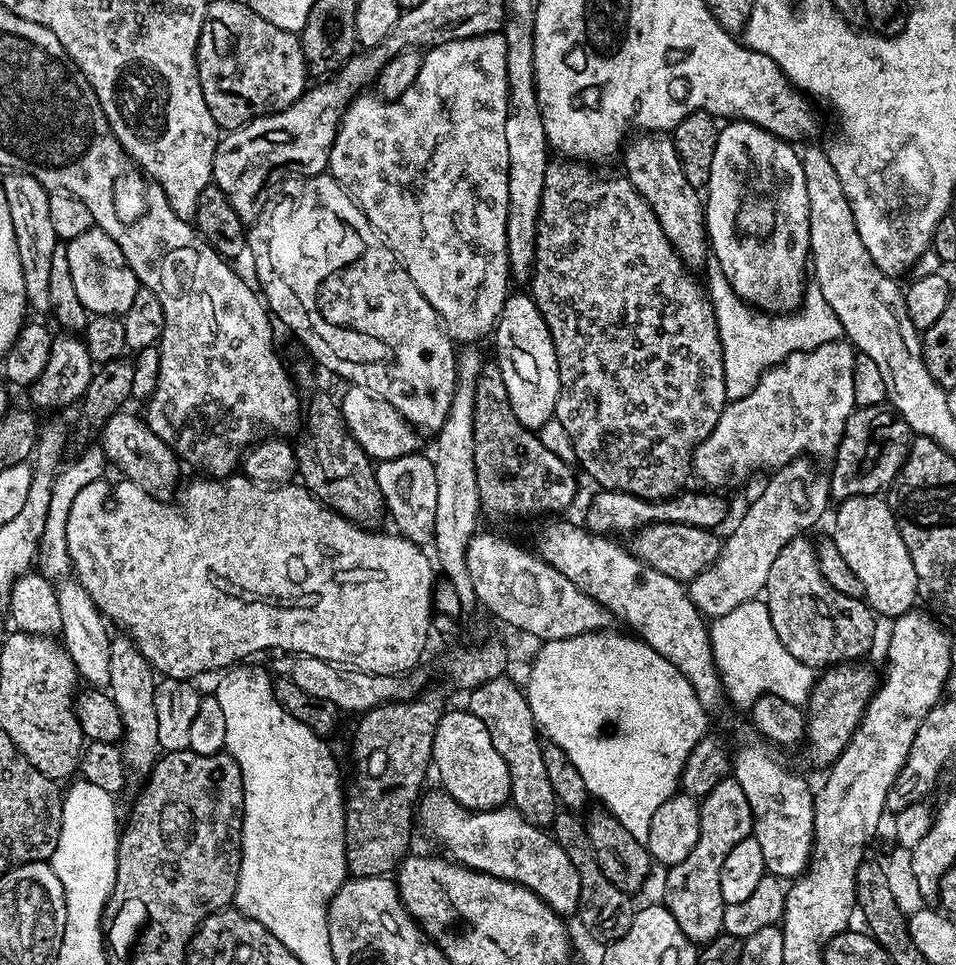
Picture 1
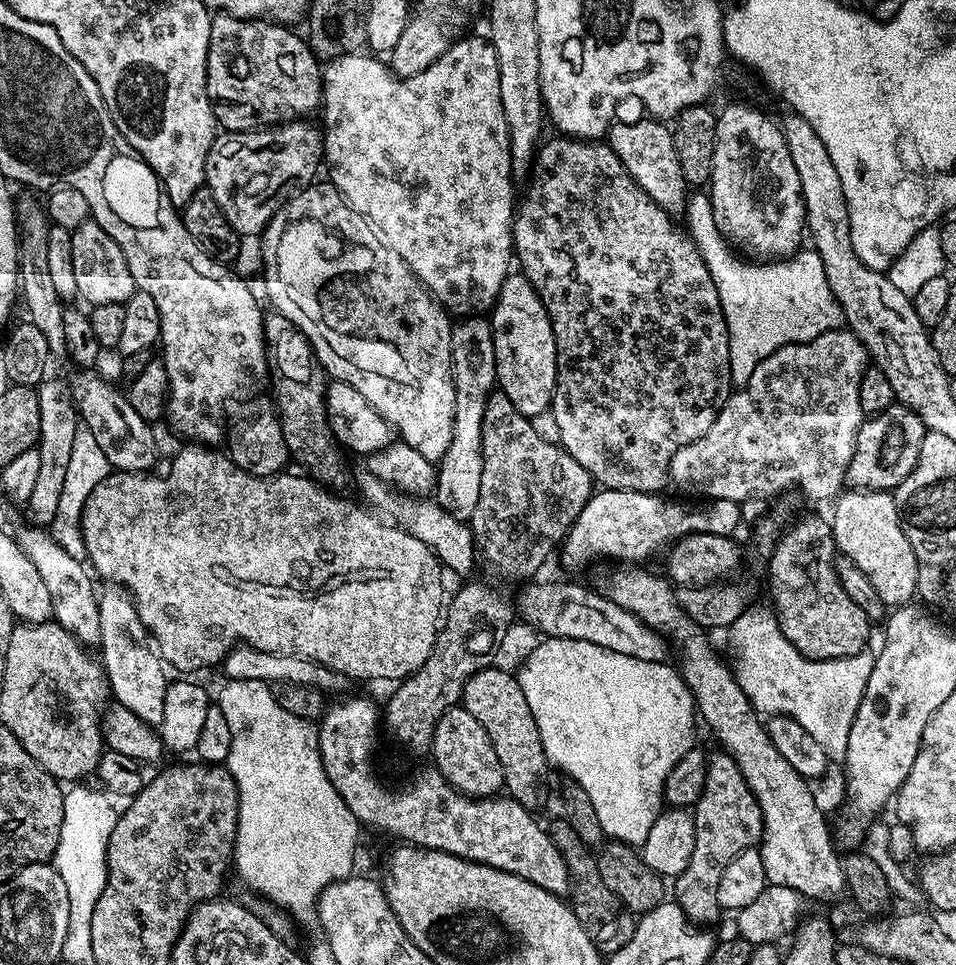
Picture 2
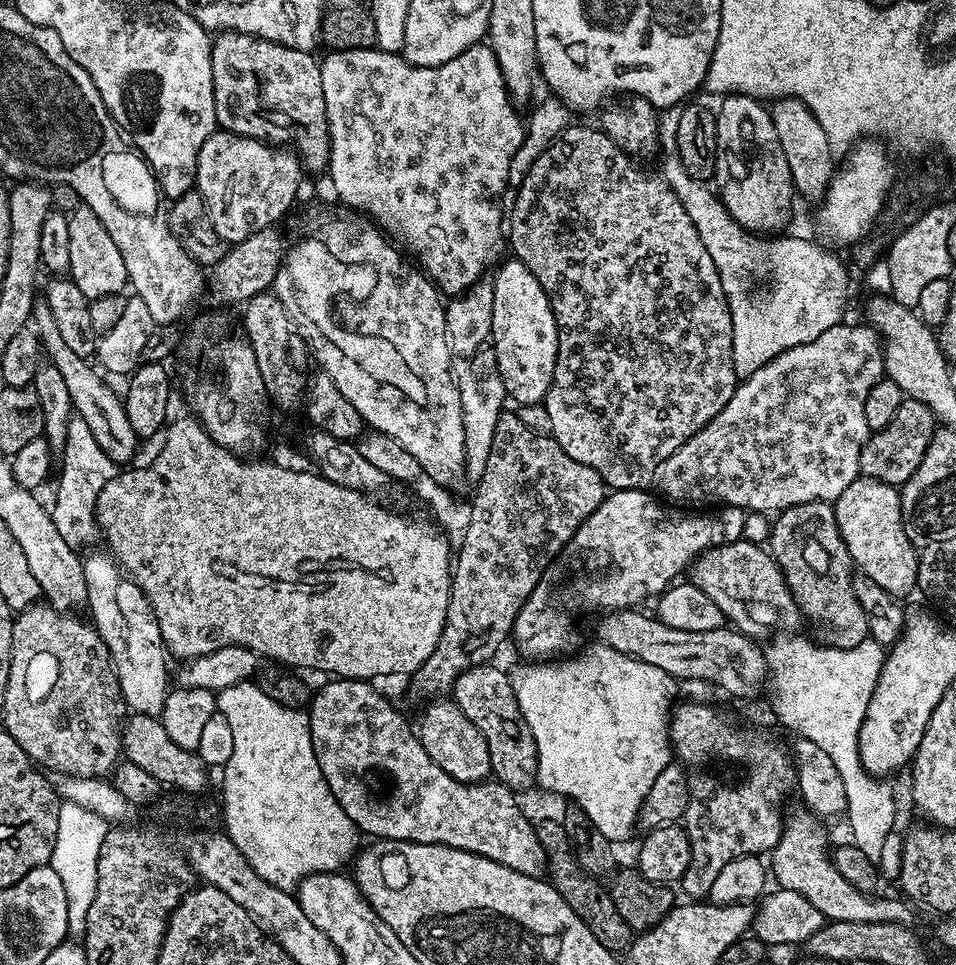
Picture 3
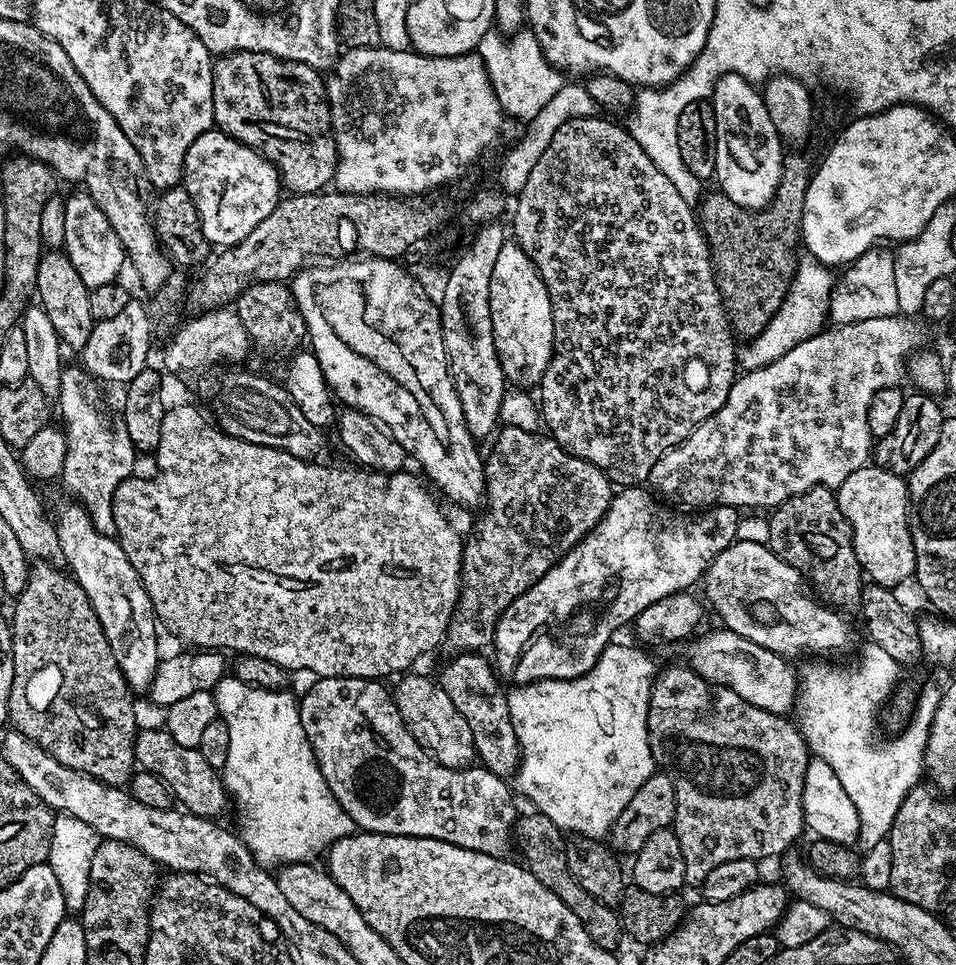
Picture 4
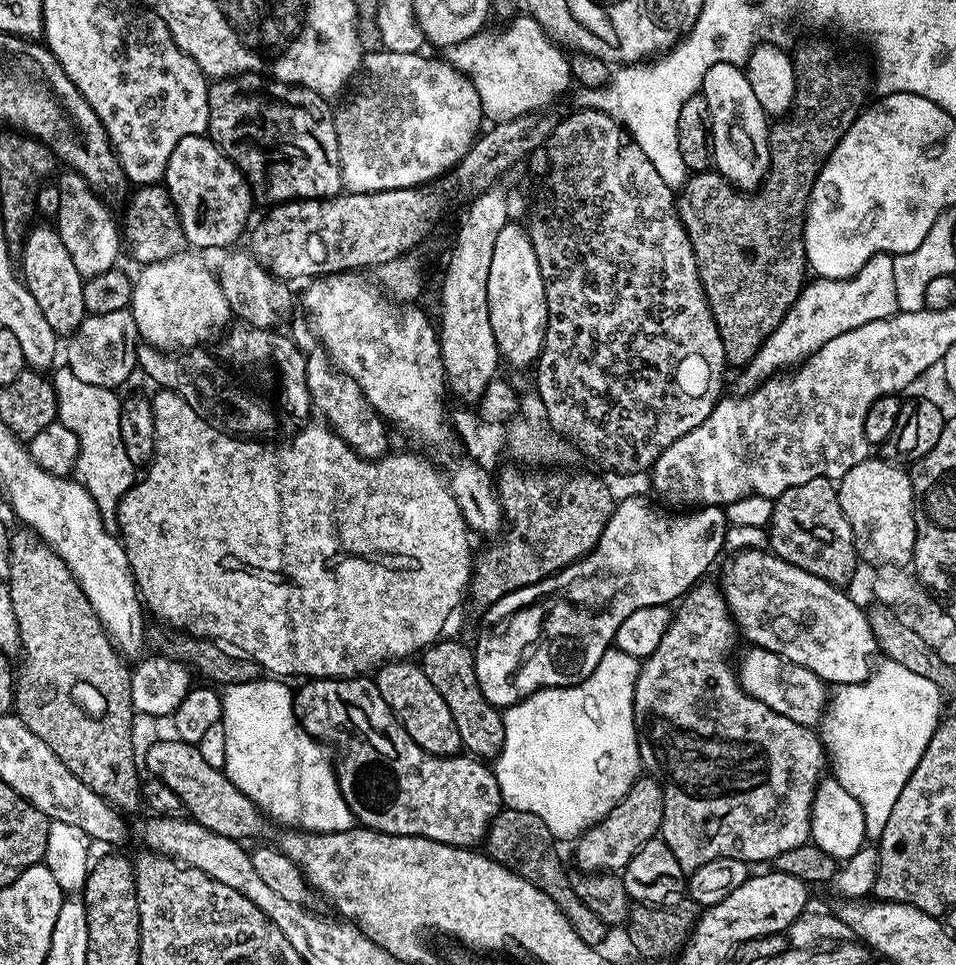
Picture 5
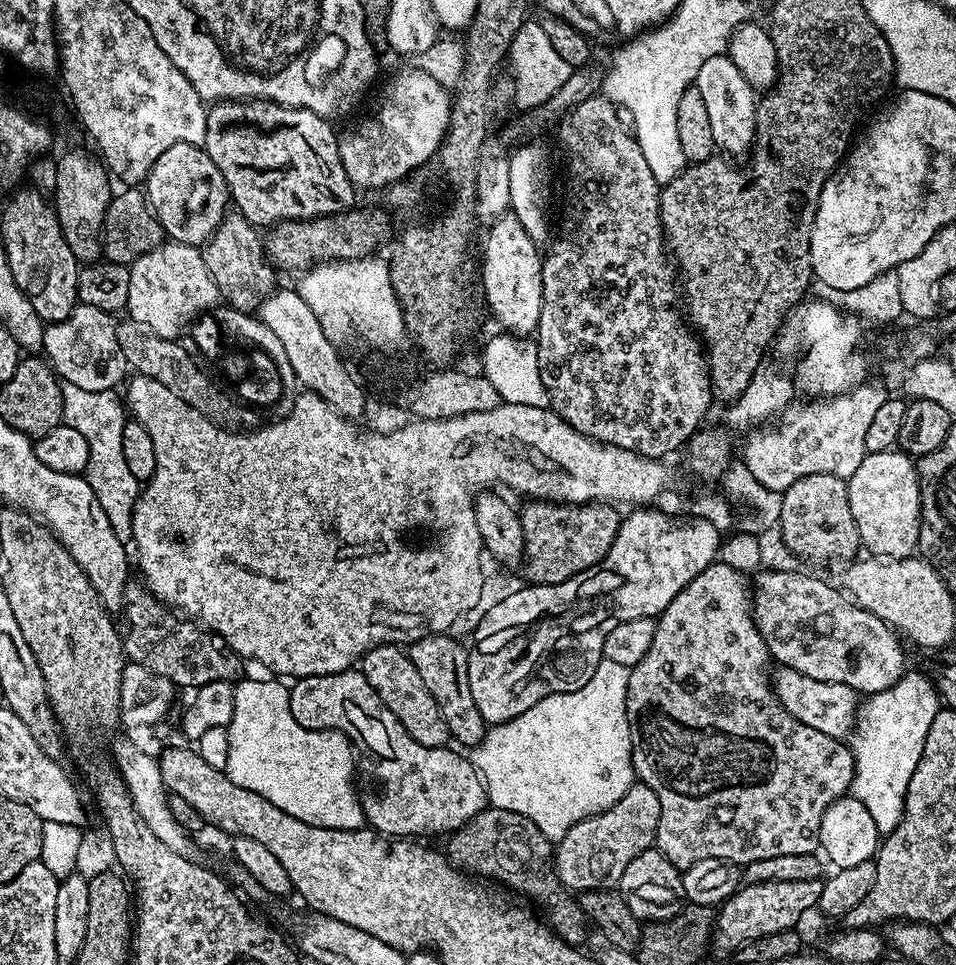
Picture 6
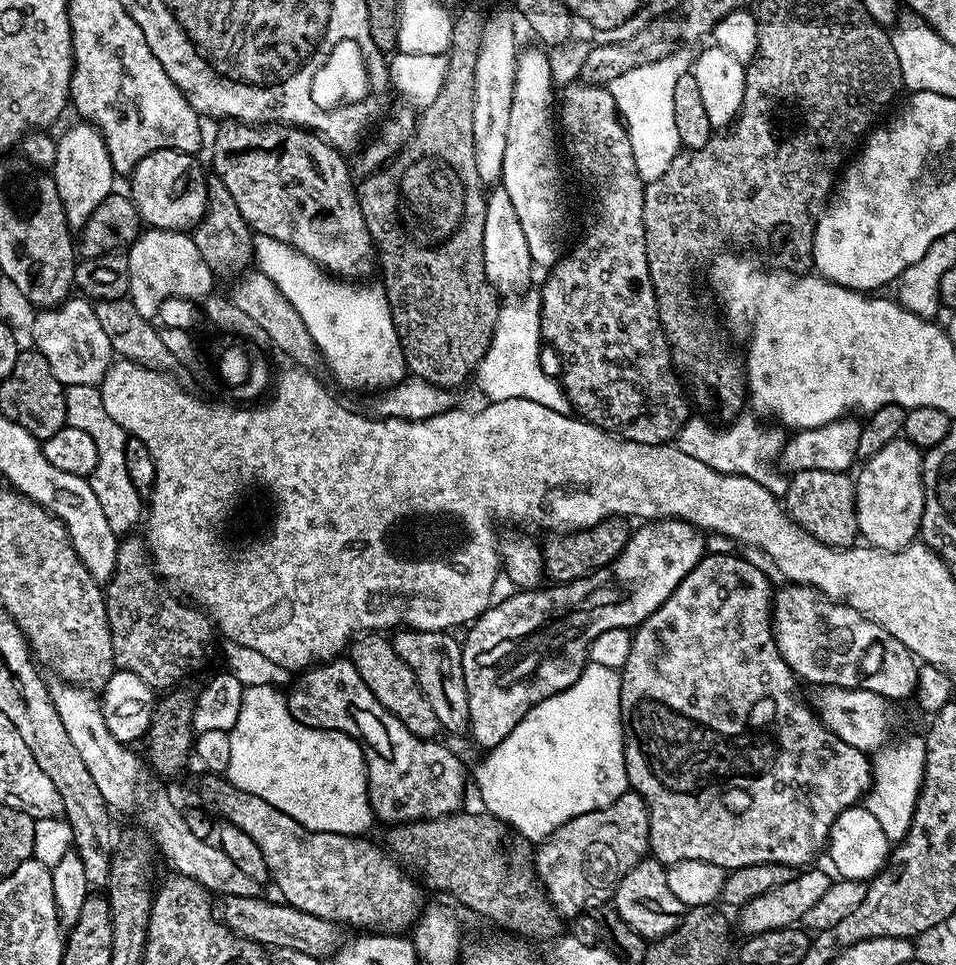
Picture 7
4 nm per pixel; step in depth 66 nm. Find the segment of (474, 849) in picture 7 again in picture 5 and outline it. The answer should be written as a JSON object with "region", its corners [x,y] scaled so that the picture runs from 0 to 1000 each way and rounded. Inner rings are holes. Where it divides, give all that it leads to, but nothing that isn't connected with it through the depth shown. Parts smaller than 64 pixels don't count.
{"region":[[[528,836],[510,855],[509,875],[509,886],[521,894],[529,896],[533,902],[538,902],[559,918],[563,918],[563,922],[567,922],[585,939],[588,947],[592,947],[596,960],[600,960],[605,972],[609,972],[609,976],[628,980],[628,977],[635,972],[638,966],[637,959],[632,958],[630,951],[626,951],[626,947],[621,947],[621,943],[617,943],[617,939],[609,935],[609,931],[605,931],[598,917],[598,908],[590,901],[590,895],[582,884],[583,876],[579,874],[579,868],[575,860],[571,860],[571,852],[567,852],[567,848],[553,841]]]}

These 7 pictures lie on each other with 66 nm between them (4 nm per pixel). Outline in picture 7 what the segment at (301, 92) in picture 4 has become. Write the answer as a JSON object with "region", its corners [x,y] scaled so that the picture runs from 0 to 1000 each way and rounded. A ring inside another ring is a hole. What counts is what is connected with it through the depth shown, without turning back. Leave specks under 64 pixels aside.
{"region":[[[235,123],[234,128],[226,137],[226,142],[222,145],[222,174],[225,185],[230,187],[241,197],[241,205],[249,209],[249,218],[253,226],[258,230],[265,241],[280,244],[282,247],[290,248],[291,251],[302,253],[303,256],[319,264],[320,267],[326,268],[328,273],[334,274],[336,278],[347,284],[358,284],[354,282],[368,282],[371,278],[377,278],[385,268],[391,265],[391,250],[389,244],[385,241],[383,230],[379,226],[377,210],[372,204],[374,198],[373,192],[368,191],[368,182],[364,179],[364,170],[359,166],[357,154],[347,152],[337,141],[331,140],[325,135],[316,133],[306,133],[300,128],[290,128],[288,126],[269,131],[267,128],[256,128],[250,124]]]}

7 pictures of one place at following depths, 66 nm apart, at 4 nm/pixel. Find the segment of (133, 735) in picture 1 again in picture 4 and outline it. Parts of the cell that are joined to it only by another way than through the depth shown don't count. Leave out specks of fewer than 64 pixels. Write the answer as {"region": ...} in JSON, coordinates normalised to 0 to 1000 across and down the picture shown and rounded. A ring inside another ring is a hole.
{"region":[[[74,521],[56,539],[63,575],[66,583],[71,583],[69,589],[75,600],[84,604],[86,611],[90,611],[90,620],[94,620],[94,628],[98,628],[103,645],[107,645],[111,665],[115,665],[115,674],[119,674],[119,682],[134,712],[139,718],[146,719],[150,713],[151,716],[158,714],[163,691],[169,683],[167,667],[163,664],[165,644],[157,616],[144,599],[140,587],[136,587],[136,578],[132,578],[126,561],[104,551],[92,536],[92,530],[83,521]]]}

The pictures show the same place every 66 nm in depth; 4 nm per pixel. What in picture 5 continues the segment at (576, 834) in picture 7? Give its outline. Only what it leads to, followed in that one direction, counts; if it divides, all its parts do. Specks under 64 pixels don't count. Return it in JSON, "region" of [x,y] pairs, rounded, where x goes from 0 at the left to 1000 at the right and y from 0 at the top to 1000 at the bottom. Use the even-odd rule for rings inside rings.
{"region":[[[674,802],[659,815],[659,819],[620,858],[615,858],[601,872],[603,899],[608,904],[644,904],[652,902],[676,877],[687,869],[694,844],[694,816],[682,804]]]}

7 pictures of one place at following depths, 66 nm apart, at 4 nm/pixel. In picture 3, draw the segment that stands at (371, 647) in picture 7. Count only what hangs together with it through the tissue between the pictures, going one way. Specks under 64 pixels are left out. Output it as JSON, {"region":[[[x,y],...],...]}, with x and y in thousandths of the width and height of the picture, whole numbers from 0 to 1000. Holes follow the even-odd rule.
{"region":[[[456,723],[444,738],[444,747],[437,750],[437,762],[452,789],[465,798],[473,806],[488,812],[505,811],[513,803],[513,779],[508,767],[505,765],[500,752],[483,740],[483,736],[472,723]]]}

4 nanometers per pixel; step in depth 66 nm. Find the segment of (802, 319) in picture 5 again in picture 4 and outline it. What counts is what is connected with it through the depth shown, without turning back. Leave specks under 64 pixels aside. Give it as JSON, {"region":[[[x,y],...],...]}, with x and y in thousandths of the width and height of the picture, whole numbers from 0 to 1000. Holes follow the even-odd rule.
{"region":[[[919,253],[904,260],[897,268],[882,281],[879,289],[871,295],[867,311],[867,331],[873,337],[888,336],[893,333],[906,333],[909,330],[921,330],[938,326],[939,296],[936,295],[936,262],[926,254]]]}

